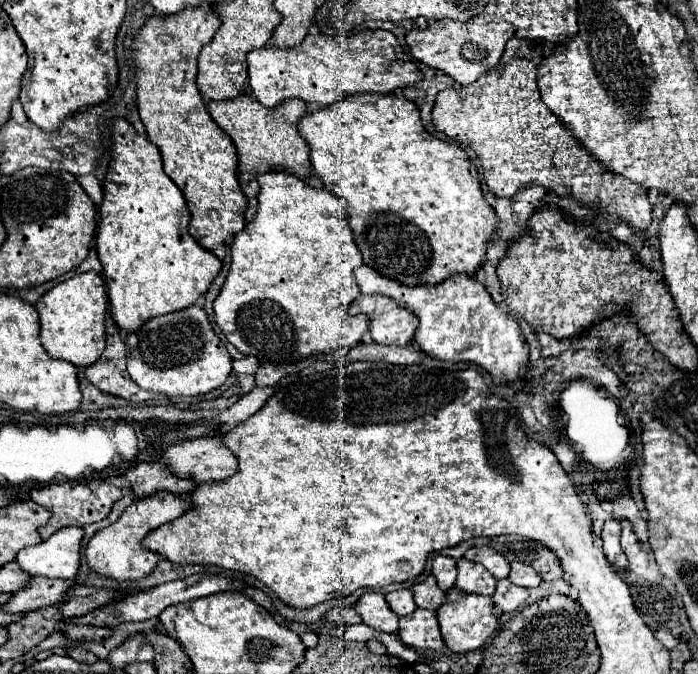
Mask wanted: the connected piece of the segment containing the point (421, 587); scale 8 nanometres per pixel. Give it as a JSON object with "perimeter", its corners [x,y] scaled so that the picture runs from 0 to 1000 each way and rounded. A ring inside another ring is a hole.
{"perimeter":[[[613,853],[605,865],[596,865],[587,871],[593,880],[593,895],[602,904],[628,904],[628,898],[636,895],[636,877],[628,874],[625,859]]]}

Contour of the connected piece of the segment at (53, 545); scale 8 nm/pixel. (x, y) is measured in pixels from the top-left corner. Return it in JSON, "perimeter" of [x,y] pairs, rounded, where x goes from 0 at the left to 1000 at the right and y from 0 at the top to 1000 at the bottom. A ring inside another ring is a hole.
{"perimeter":[[[92,782],[72,800],[54,809],[34,812],[23,823],[23,835],[40,853],[69,859],[103,859],[115,841],[115,803],[120,788],[115,782]]]}

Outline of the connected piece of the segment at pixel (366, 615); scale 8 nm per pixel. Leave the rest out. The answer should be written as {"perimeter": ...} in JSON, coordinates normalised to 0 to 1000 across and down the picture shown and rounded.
{"perimeter":[[[539,877],[521,880],[510,892],[507,904],[516,909],[519,924],[524,924],[527,930],[539,936],[553,936],[553,939],[570,939],[570,915],[567,909],[562,909],[547,880],[539,880]]]}

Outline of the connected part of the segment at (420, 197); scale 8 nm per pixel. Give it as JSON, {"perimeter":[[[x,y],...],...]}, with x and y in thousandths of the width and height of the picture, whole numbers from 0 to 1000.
{"perimeter":[[[530,138],[504,141],[504,144],[496,144],[493,150],[484,150],[473,159],[464,159],[464,162],[447,168],[447,171],[438,171],[436,177],[430,177],[427,194],[447,221],[444,224],[444,239],[447,239],[447,248],[450,248],[453,260],[461,266],[464,277],[470,283],[476,283],[481,292],[493,292],[493,304],[496,304],[496,313],[499,313],[499,322],[501,322],[501,337],[504,337],[504,346],[507,346],[507,358],[510,358],[510,364],[513,364],[513,369],[521,381],[521,390],[527,396],[533,396],[544,408],[553,408],[553,411],[559,411],[559,414],[564,414],[576,423],[596,426],[596,423],[628,423],[636,414],[642,414],[645,408],[656,408],[656,405],[668,405],[670,411],[679,411],[682,402],[693,393],[696,369],[699,369],[705,352],[711,352],[711,343],[713,343],[713,322],[691,289],[688,260],[685,260],[682,248],[676,245],[676,239],[670,236],[670,230],[656,215],[642,212],[642,209],[630,209],[607,191],[607,185],[602,180],[599,159],[590,150],[567,144],[567,141],[559,144],[559,141],[542,141],[542,138],[536,138],[536,141],[530,141]]]}

